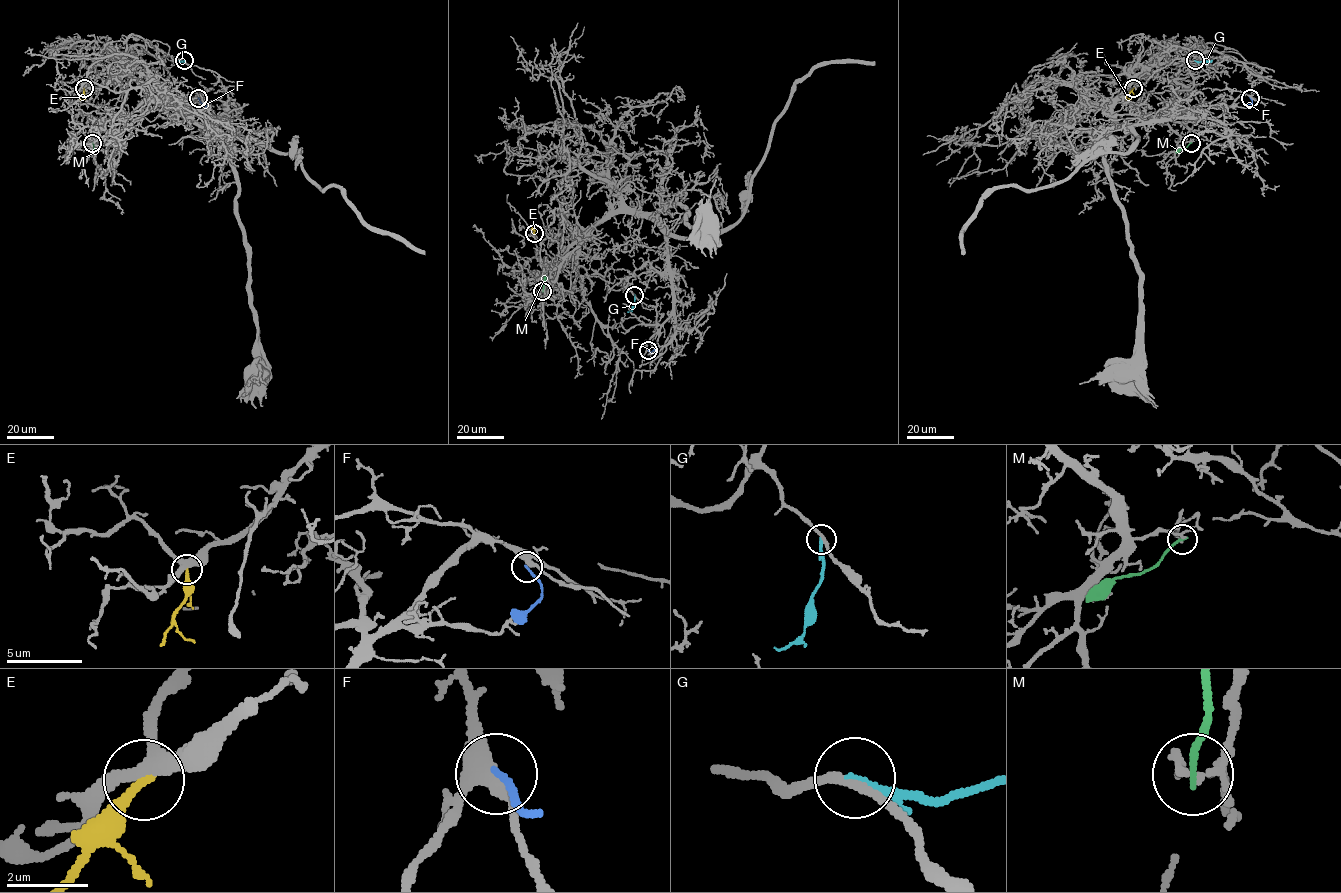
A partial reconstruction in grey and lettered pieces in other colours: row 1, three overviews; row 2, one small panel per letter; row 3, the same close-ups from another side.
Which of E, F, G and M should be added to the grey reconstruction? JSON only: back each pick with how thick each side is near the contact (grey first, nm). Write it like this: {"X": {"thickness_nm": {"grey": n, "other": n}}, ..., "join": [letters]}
{"join": []}

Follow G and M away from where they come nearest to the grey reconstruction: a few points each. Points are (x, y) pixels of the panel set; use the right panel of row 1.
G: (1195, 60), (1211, 60)
M: (1191, 143), (1176, 152)

